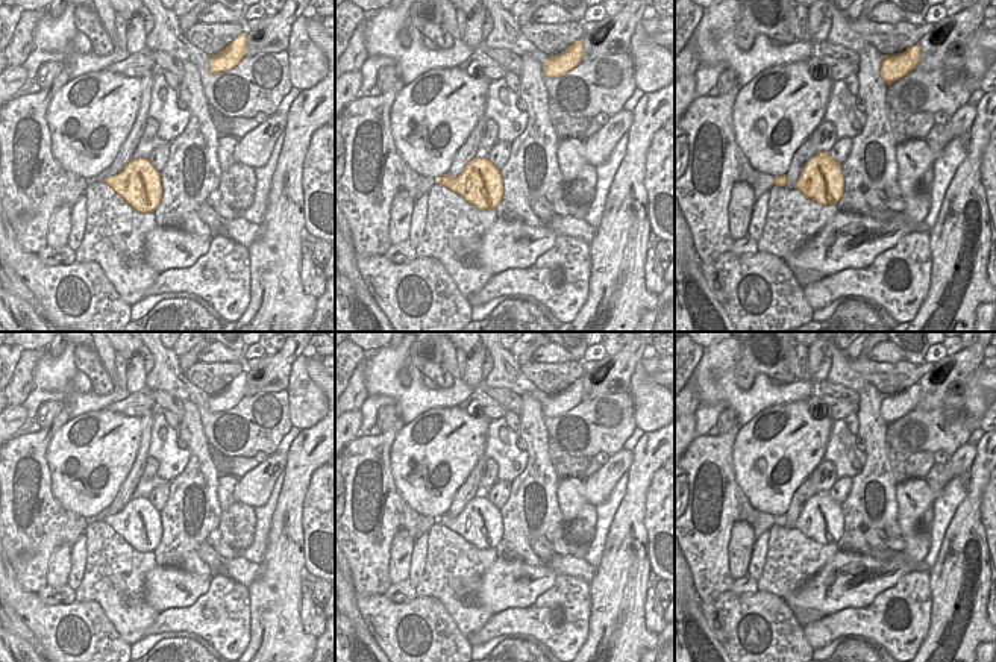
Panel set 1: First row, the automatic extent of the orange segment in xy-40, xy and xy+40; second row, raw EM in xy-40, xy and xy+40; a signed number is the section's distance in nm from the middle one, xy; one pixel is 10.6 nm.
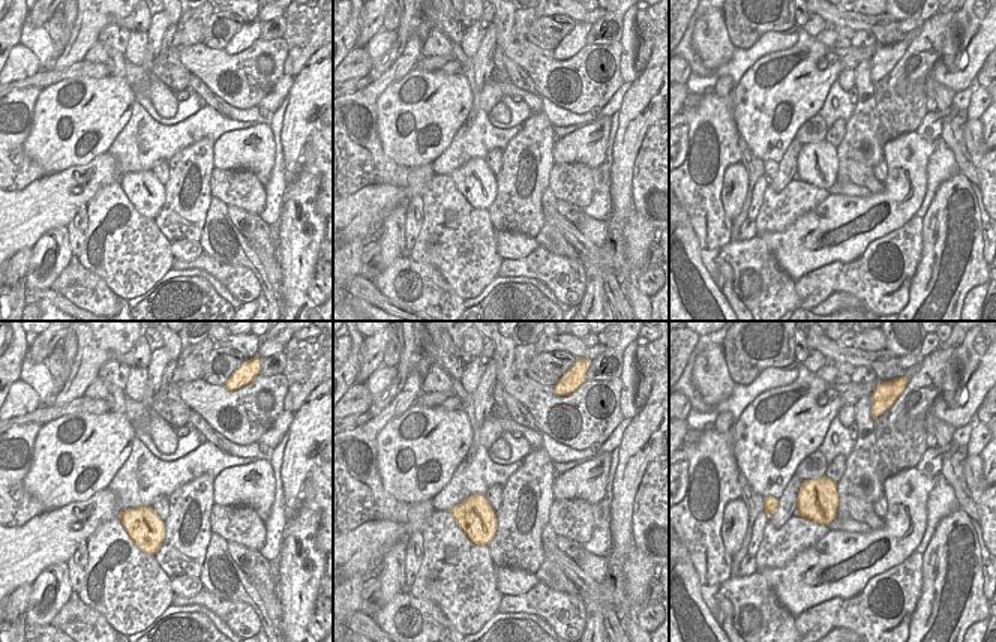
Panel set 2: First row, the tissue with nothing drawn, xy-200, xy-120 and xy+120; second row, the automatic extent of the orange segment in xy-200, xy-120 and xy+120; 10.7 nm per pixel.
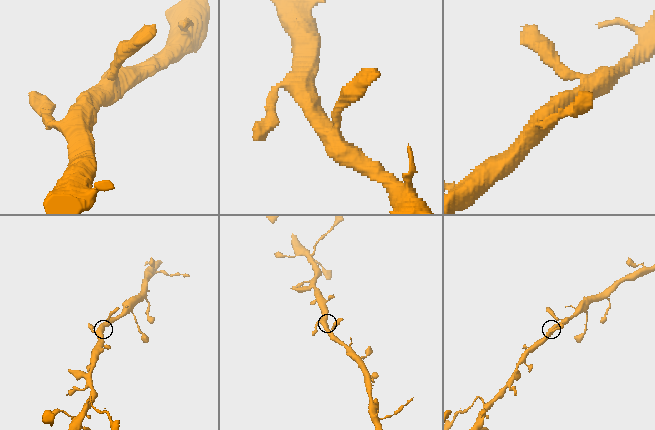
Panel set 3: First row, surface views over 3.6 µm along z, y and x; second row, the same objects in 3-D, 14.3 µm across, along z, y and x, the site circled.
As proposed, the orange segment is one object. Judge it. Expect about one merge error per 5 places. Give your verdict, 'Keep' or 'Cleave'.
Keep

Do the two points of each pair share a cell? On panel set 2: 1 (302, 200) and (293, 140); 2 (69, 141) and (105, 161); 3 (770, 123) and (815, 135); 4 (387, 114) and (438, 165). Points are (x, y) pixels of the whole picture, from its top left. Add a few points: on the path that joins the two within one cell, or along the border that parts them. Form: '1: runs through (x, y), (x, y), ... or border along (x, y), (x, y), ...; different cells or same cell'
1: border along (302, 170), (287, 185); different cells
2: border along (105, 152), (84, 164), (63, 170); different cells
3: border along (816, 113), (800, 126), (794, 138); different cells
4: border along (455, 132), (450, 144), (431, 162); different cells

